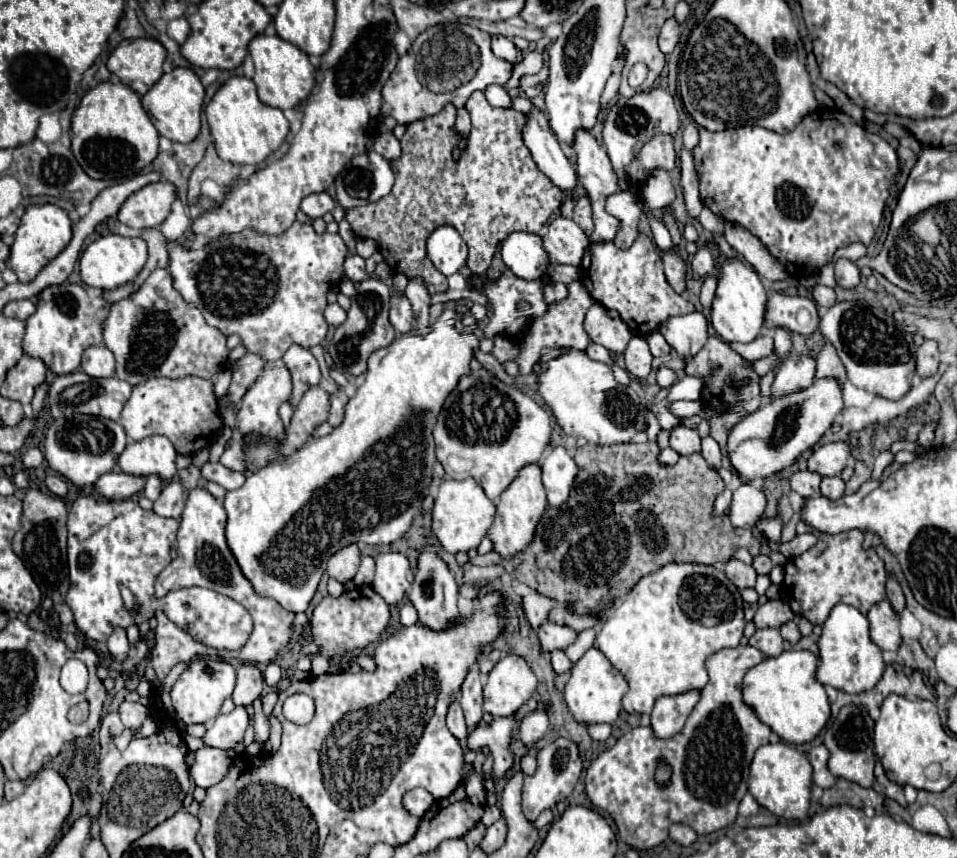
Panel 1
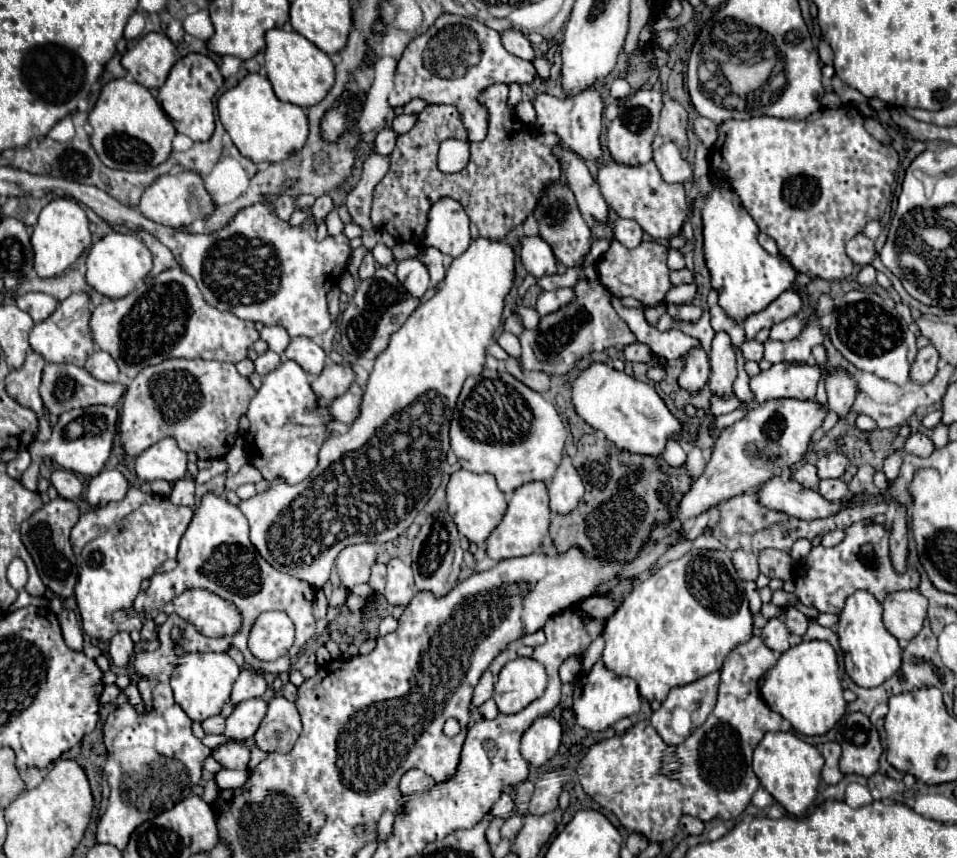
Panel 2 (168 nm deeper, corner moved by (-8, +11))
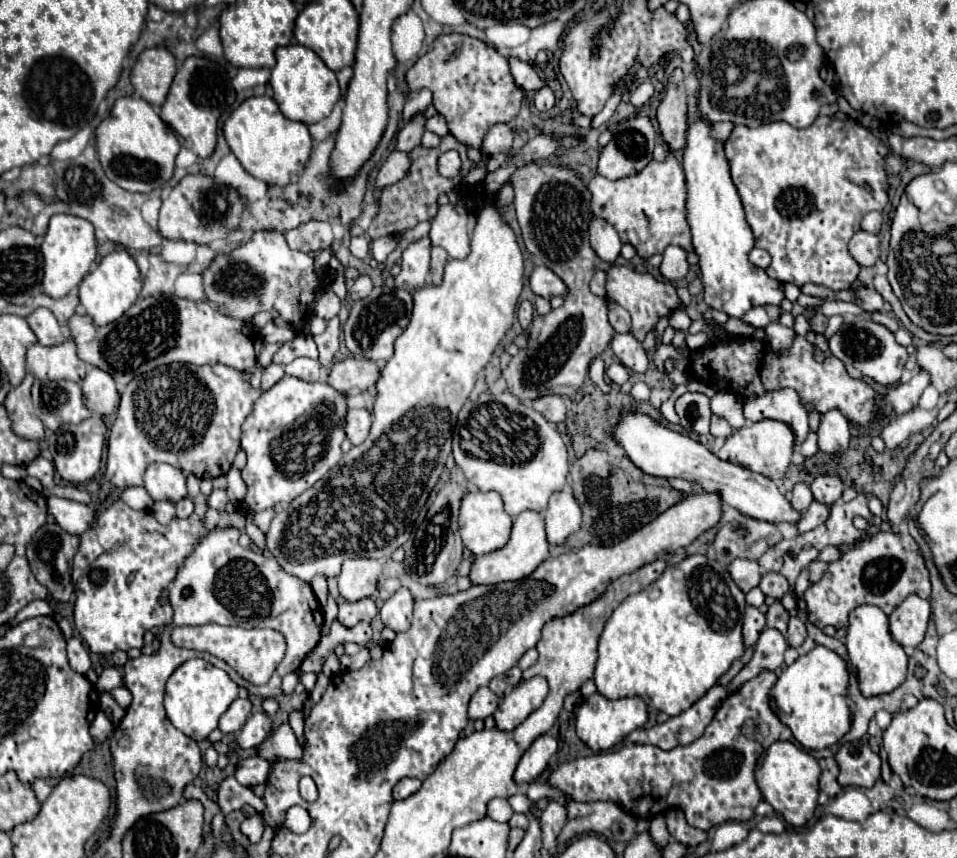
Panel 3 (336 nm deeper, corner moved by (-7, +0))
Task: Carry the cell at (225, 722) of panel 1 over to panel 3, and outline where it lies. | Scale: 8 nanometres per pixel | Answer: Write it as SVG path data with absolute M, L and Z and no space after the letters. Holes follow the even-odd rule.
M254 712L248 716L242 730L236 734L236 744L244 750L256 748L272 732L272 720L264 712Z

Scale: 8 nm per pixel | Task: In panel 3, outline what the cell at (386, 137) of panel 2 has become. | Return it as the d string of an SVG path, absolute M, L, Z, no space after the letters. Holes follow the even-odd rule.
M418 114L410 122L406 122L406 126L396 134L396 150L408 152L420 144L420 138L424 134L424 120L426 118Z

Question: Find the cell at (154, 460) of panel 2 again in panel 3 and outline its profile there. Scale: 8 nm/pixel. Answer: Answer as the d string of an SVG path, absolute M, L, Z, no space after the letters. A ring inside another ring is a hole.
M154 462L144 472L144 488L154 500L168 498L170 502L178 502L186 496L186 476L170 464Z

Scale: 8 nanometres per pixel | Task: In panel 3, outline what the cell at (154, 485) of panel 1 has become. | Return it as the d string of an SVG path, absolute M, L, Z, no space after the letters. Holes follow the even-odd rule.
M158 500L158 502L154 502L150 512L154 514L154 518L158 522L170 522L176 516L176 506L172 502L168 502L168 500Z

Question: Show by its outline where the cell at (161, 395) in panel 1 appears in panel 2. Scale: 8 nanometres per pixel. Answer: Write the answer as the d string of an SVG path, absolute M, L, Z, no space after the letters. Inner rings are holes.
M165 359L159 365L145 367L127 385L119 415L119 437L129 459L135 459L153 443L171 437L185 453L195 453L199 459L221 459L235 443L239 419L245 415L249 401L257 391L247 377L241 377L233 363L205 361L205 359Z

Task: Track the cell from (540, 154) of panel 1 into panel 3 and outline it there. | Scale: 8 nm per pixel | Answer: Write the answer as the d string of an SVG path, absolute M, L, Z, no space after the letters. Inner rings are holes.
M592 218L588 224L588 232L590 232L590 244L596 250L596 254L606 262L614 262L622 248L622 242L614 226L602 218Z

